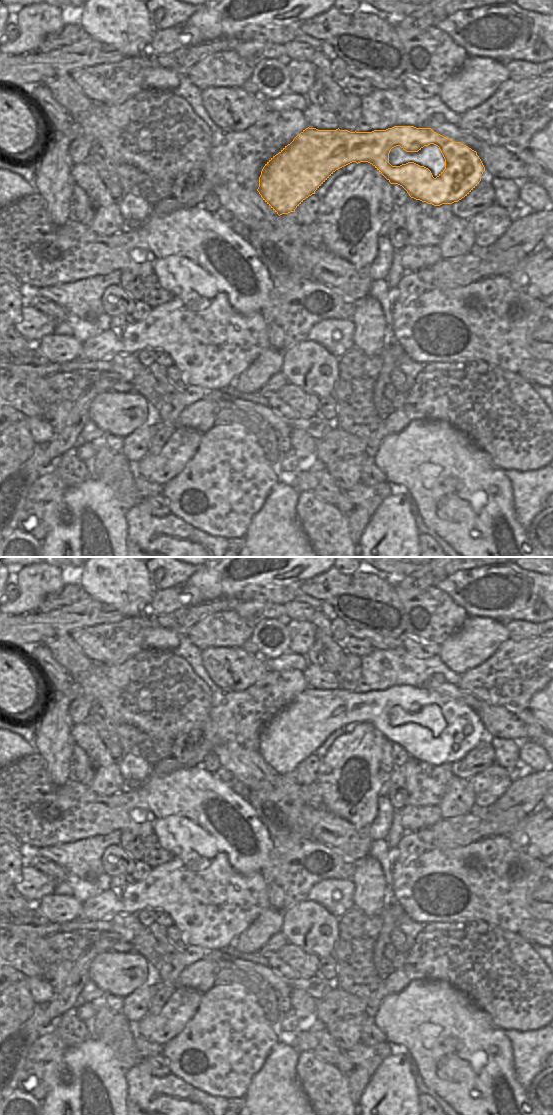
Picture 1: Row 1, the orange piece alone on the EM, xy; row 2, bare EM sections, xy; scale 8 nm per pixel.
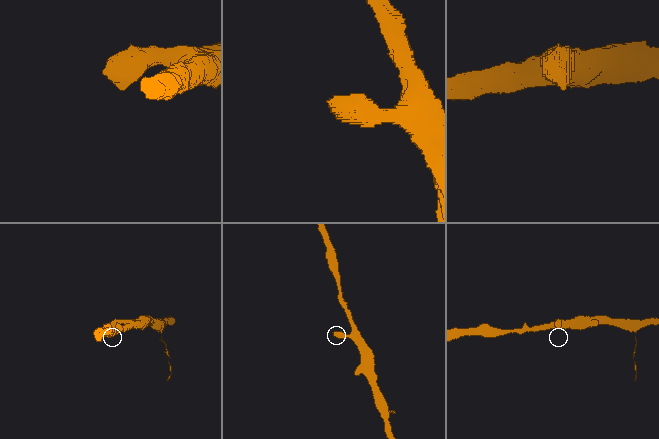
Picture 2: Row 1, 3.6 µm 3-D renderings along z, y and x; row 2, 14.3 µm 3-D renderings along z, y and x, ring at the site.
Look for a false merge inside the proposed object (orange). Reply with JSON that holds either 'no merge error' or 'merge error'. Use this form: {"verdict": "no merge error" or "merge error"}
{"verdict": "no merge error"}

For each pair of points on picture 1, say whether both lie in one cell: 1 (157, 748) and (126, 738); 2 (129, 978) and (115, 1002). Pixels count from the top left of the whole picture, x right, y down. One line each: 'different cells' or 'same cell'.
1: same cell
2: different cells

